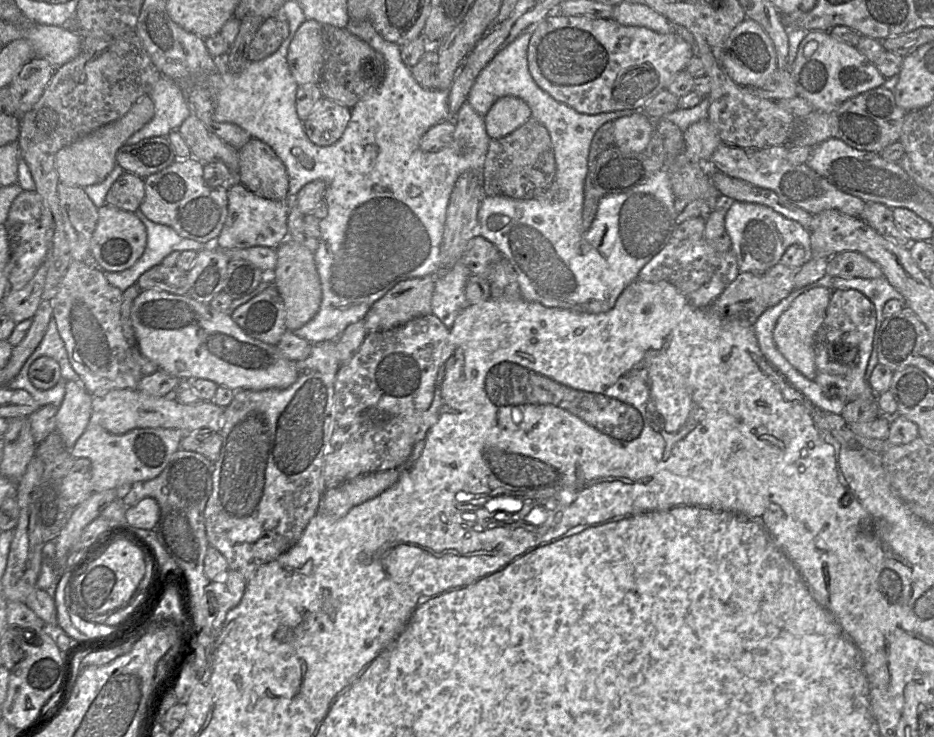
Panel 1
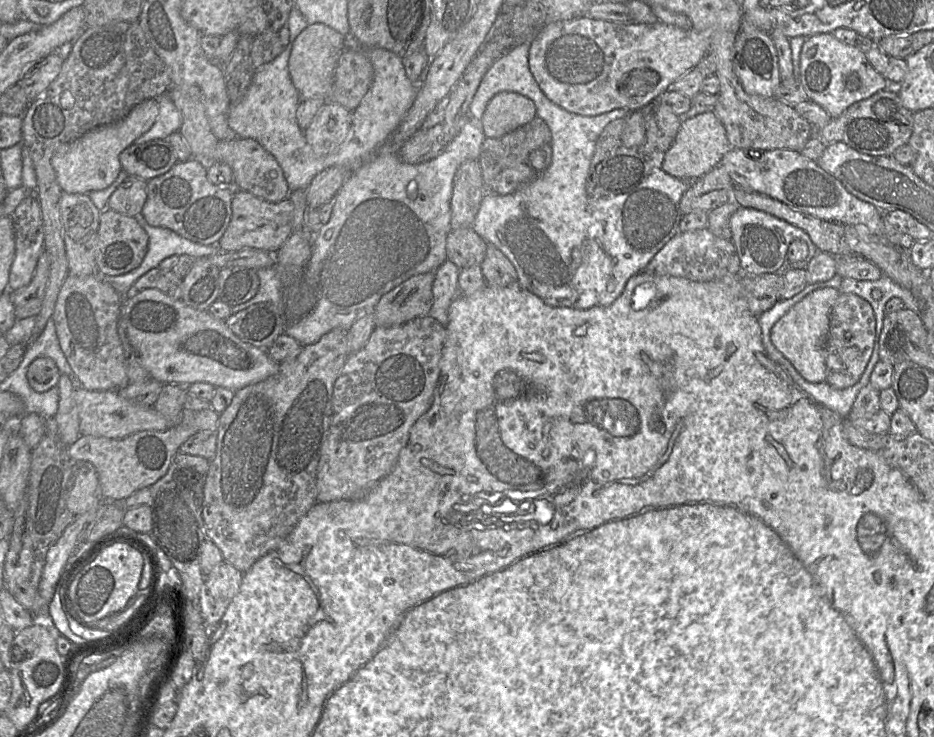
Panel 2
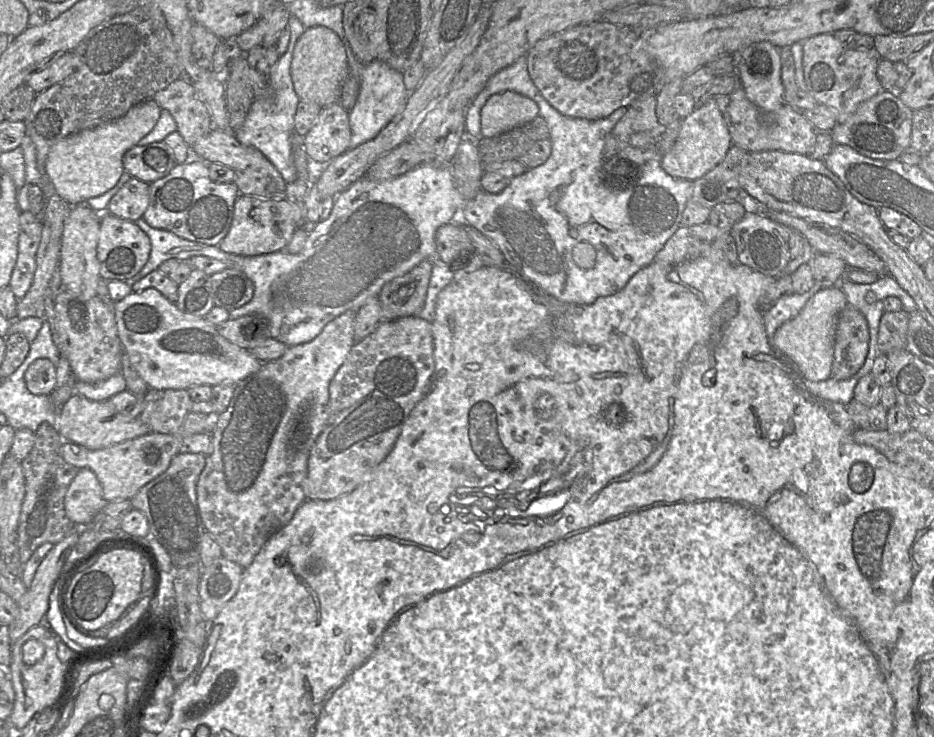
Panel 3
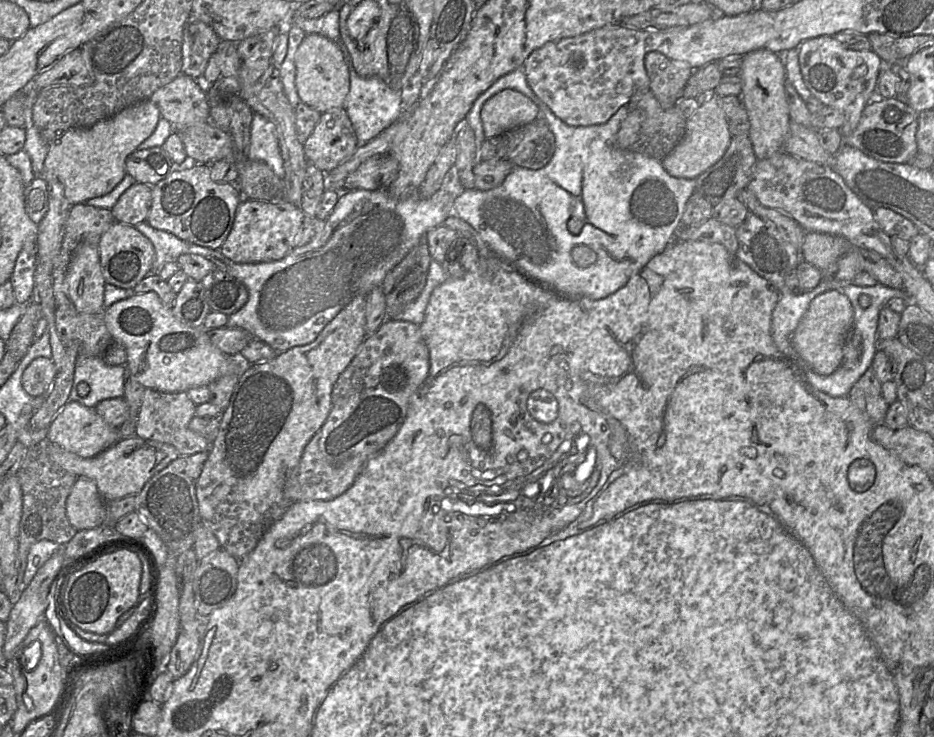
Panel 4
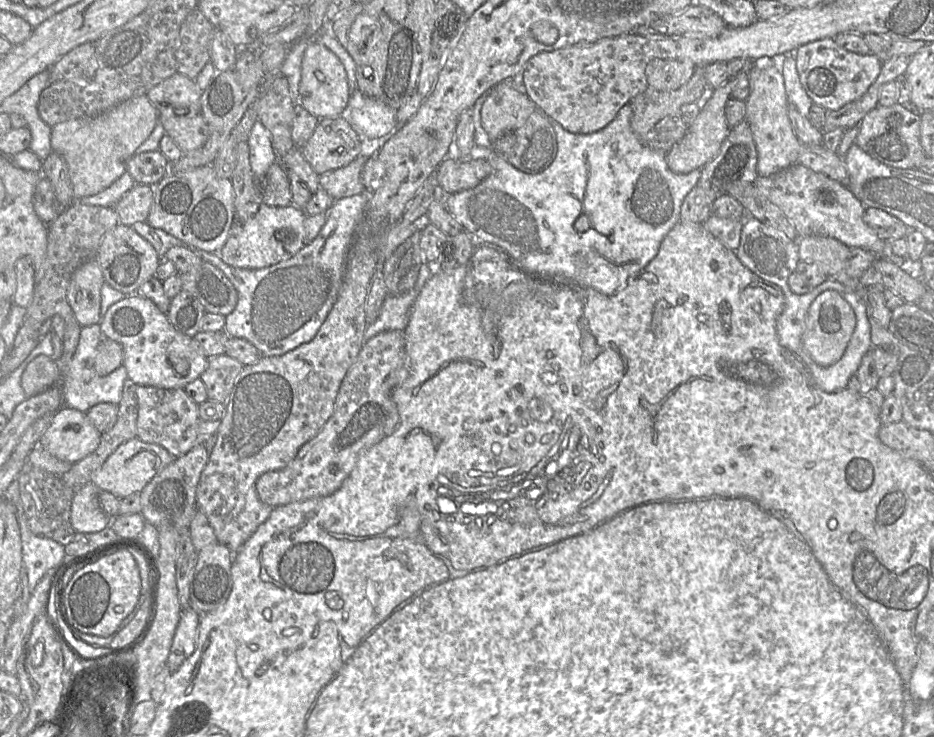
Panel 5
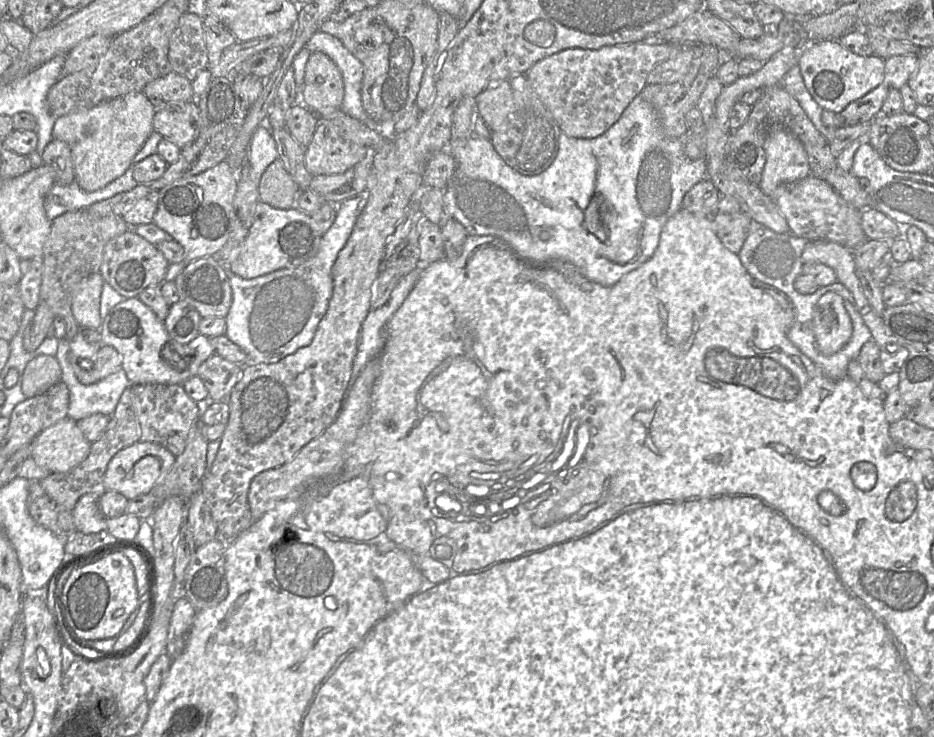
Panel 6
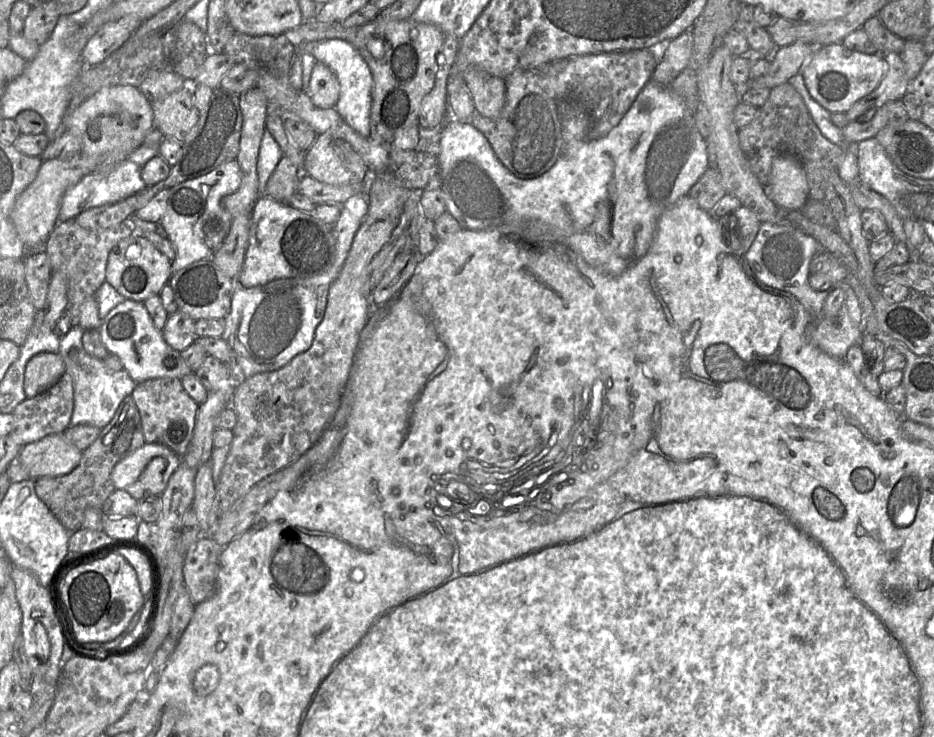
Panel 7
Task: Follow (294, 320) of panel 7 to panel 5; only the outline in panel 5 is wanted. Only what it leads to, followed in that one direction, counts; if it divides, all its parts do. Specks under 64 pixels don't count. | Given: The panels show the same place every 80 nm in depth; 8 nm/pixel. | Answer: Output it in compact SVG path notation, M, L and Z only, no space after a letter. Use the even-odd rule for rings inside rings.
M360 193L335 200L327 212L324 226L318 236L307 243L296 255L270 267L262 269L242 269L227 265L218 253L208 253L192 248L192 251L230 280L238 293L235 309L226 316L224 331L231 337L245 339L253 344L263 357L283 355L298 346L310 342L326 320L336 303L346 271L349 250L361 223L369 195Z

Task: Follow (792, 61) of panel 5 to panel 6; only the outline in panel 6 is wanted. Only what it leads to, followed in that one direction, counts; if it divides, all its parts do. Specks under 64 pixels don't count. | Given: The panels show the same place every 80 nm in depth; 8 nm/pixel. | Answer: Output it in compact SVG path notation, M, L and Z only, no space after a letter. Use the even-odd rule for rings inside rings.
M798 65L792 67L784 76L781 86L793 96L816 129L830 142L835 136L838 127L827 127L821 120L823 108L821 108L812 98L805 87L803 77Z

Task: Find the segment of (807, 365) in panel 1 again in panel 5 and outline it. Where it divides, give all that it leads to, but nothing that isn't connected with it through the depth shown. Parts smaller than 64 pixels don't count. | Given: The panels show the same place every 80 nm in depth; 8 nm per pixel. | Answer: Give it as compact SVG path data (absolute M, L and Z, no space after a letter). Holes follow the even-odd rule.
M826 290L814 299L808 309L802 337L804 349L818 365L831 366L843 356L855 325L856 316L850 304L839 292Z

